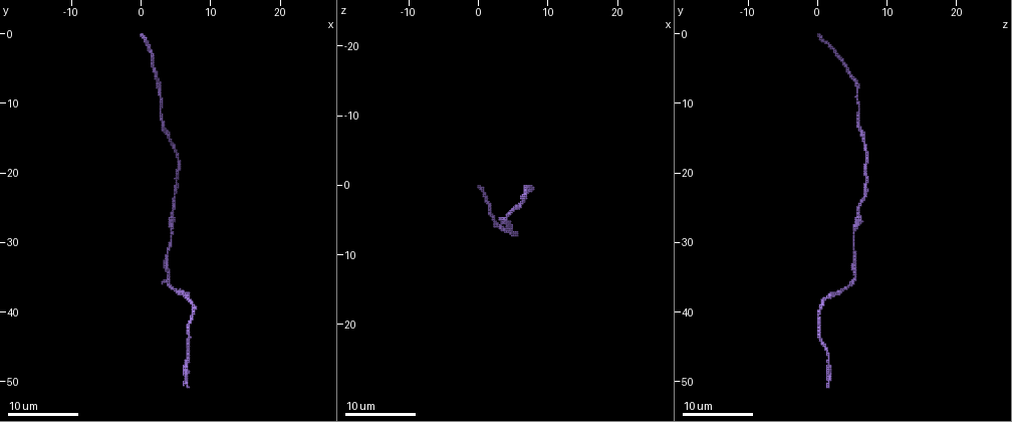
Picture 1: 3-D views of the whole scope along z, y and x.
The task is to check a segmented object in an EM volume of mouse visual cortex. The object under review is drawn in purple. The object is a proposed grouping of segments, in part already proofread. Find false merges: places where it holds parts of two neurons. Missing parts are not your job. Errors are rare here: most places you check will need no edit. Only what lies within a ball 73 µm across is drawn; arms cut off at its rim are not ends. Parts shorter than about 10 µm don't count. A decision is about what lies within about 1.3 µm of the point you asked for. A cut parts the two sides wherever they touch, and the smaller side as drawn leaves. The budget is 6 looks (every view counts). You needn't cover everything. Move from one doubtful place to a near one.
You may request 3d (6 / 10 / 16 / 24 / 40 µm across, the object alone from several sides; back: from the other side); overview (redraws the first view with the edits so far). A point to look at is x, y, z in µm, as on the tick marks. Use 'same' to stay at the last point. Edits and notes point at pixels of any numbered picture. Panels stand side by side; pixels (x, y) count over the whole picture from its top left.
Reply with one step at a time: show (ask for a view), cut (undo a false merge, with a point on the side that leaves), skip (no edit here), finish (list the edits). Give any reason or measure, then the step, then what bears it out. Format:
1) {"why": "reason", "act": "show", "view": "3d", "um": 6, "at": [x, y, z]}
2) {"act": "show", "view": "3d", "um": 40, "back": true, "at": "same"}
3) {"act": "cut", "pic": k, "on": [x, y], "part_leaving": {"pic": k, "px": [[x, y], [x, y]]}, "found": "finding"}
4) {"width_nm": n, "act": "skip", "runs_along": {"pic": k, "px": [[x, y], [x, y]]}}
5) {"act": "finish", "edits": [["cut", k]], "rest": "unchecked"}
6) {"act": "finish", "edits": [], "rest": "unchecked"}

{"act": "show", "view": "3d", "um": 10, "at": [4.5, 26.0, 6.0]}

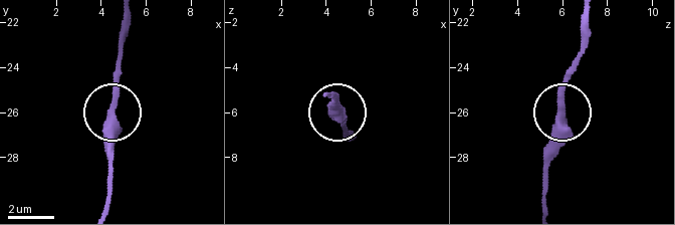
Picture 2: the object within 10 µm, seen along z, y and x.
{"act": "show", "view": "3d", "um": 10, "back": true, "at": [4.5, 25.8, 5.8]}

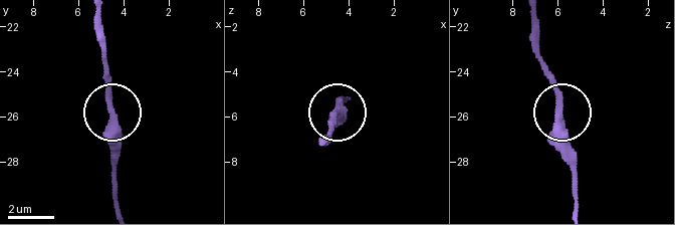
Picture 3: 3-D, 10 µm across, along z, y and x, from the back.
{"act": "skip", "runs_along": {"pic": 3, "px": [[563, 113], [569, 166]]}, "found": "continuous, no second neuron"}

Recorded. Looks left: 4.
{"why": "calibre changes", "act": "show", "view": "3d", "um": 10, "at": [4.0, 34.5, 5.5]}

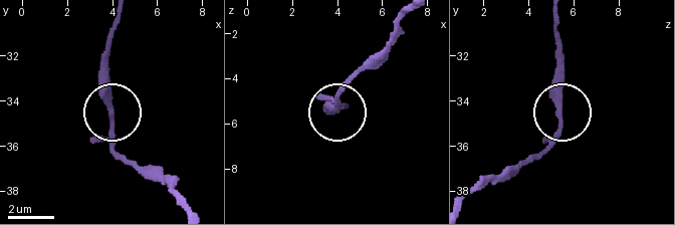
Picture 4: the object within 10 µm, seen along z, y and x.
{"width_nm": 280, "act": "skip", "runs_along": {"pic": 4, "px": [[120, 18], [108, 47], [115, 155]]}, "found": "one neuron here"}

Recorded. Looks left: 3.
{"why": "calibre changes", "act": "show", "view": "3d", "um": 10, "at": [7.5, 40.5, 0.5]}

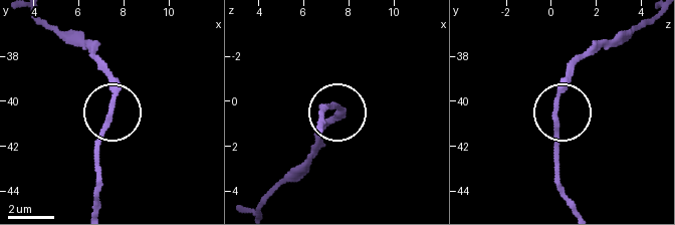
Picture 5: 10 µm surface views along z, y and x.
{"act": "skip", "runs_along": {"pic": 5, "px": [[41, 16], [106, 73], [110, 102], [98, 181]]}, "found": "continuous, no second neuron"}

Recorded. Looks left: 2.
{"act": "finish", "edits": [], "rest": "unchecked"}

